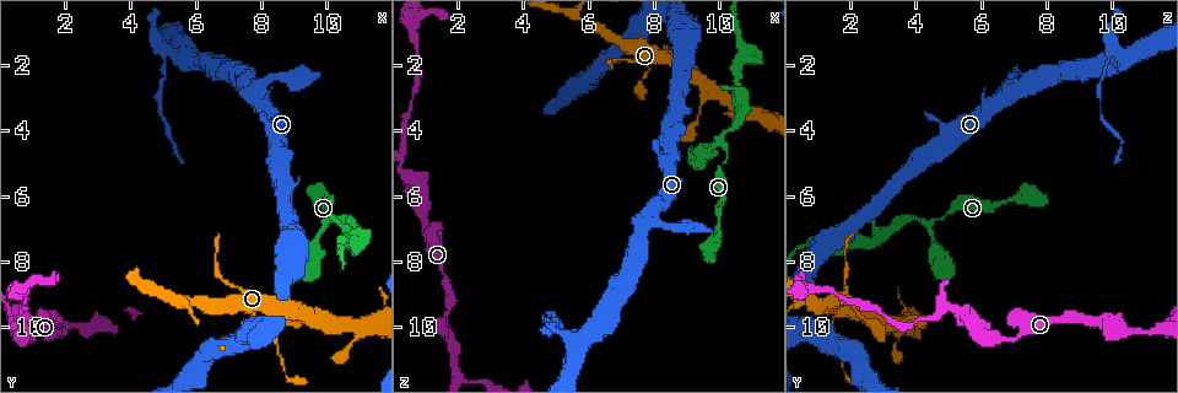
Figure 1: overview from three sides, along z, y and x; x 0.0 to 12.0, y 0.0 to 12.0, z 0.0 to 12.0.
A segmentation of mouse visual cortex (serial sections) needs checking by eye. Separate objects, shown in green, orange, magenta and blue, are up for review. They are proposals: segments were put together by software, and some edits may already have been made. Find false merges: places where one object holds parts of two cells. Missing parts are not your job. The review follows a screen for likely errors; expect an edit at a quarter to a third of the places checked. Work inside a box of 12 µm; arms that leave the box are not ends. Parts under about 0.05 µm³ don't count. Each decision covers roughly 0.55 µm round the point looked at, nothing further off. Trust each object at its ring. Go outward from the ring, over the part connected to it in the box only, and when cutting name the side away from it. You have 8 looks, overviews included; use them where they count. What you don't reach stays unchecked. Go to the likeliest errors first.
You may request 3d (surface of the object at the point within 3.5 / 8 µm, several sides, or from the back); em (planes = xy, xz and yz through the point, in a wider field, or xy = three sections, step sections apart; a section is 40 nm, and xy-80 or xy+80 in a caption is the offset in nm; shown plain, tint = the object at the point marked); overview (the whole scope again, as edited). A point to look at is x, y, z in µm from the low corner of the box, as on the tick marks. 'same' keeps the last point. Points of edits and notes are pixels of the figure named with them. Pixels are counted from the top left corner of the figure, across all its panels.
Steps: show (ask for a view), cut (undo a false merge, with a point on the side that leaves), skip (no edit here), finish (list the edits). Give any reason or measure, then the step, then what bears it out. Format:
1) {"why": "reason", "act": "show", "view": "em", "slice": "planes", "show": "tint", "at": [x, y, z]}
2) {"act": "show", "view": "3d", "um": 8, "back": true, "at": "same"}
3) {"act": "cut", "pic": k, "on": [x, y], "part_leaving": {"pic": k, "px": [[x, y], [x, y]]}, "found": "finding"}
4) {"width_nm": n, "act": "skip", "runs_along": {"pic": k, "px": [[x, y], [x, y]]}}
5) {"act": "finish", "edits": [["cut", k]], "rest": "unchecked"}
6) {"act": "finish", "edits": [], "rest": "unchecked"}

{"why": "abrupt turn", "act": "show", "view": "3d", "um": 8, "at": [11.0, 9.9, 3.5]}

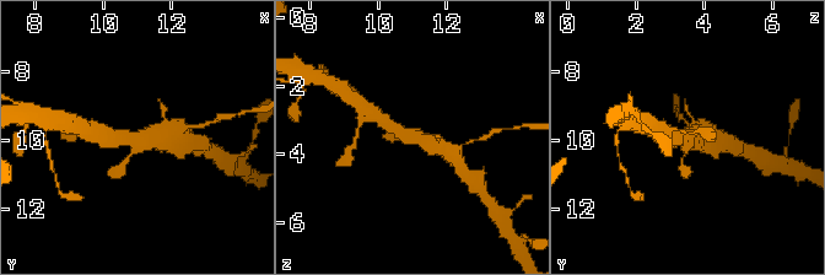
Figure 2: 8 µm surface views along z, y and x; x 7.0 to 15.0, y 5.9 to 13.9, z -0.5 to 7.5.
{"why": "zoom in", "act": "show", "view": "3d", "um": 3.5, "back": true, "at": [11.0, 9.9, 3.5]}

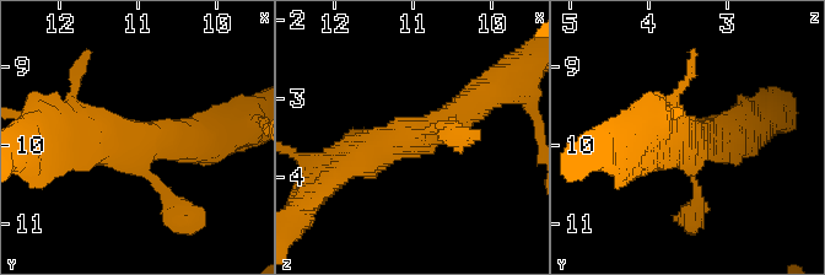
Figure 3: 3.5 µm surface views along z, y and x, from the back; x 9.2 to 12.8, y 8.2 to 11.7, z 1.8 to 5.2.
{"arms": 3, "arm_widths_nm": [150, 450, 600], "act": "show", "view": "em", "slice": "xy", "step": 2, "show": "tint", "at": [11.05, 9.90, 3.50]}

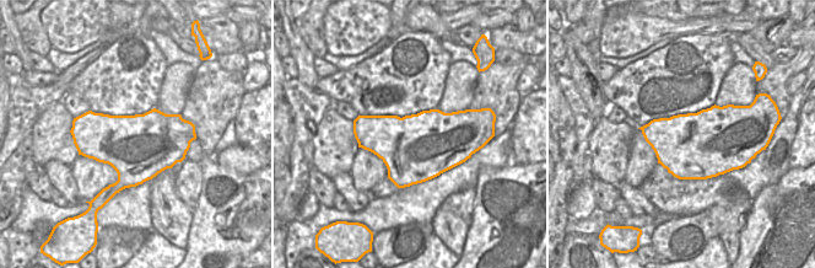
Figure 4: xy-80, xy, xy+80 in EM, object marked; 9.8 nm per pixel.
{"act": "skip", "runs_along": {"pic": 3, "px": [[483, 96], [343, 168]]}, "found": "continuous, no second cell"}

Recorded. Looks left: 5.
{"why": "a fork", "act": "show", "view": "3d", "um": 3.5, "at": [10.0, 6.8, 4.4]}

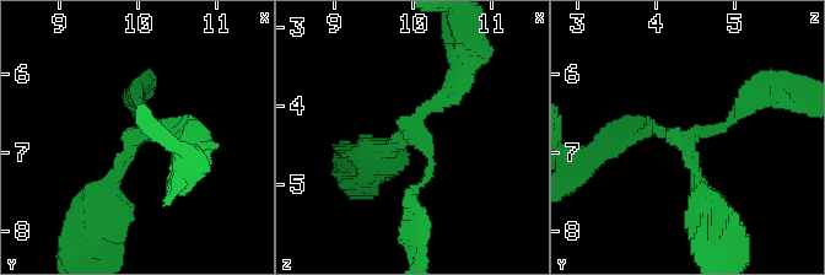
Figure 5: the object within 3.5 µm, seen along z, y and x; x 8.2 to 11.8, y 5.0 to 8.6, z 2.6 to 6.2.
{"arms": 3, "arm_widths_nm": [150, 200, 200], "act": "show", "view": "em", "slice": "planes", "show": "plain", "at": [10.05, 6.75, 4.40]}

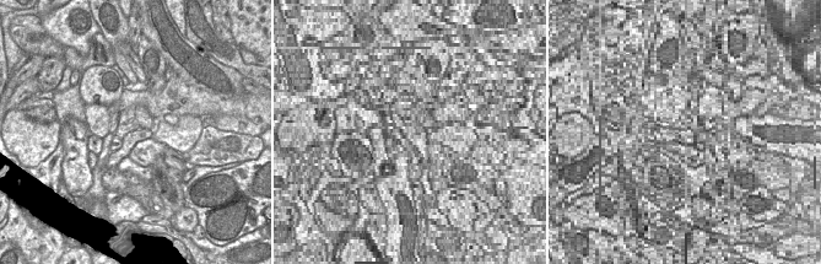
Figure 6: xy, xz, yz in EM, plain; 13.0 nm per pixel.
{"why": "where the object lies", "act": "show", "view": "em", "slice": "planes", "show": "tint", "at": "same"}

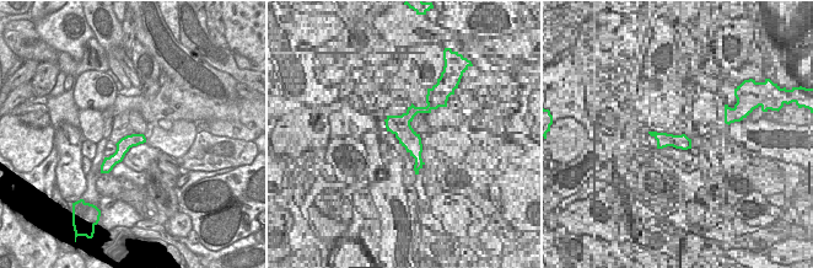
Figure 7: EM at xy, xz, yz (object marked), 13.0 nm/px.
{"width_nm": 180, "act": "skip", "runs_along": {"pic": 5, "px": [[413, 198], [431, 167], [416, 119], [462, 85]]}, "found": "one cell here"}

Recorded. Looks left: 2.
{"why": "thick turns thin", "act": "show", "view": "em", "slice": "xy", "step": 2, "show": "tint", "at": [5.4, 1.7, 10.3]}

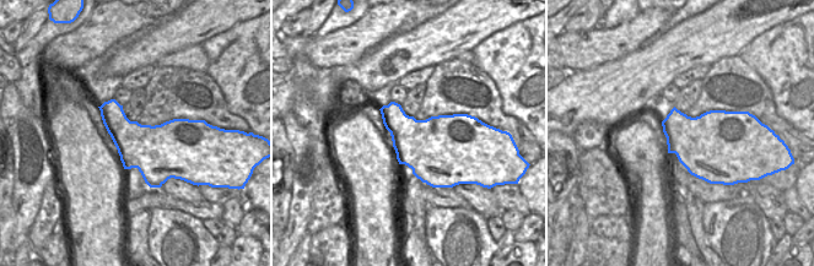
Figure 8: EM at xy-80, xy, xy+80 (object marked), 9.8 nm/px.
{"act": "show", "view": "3d", "um": 3.5, "at": "same"}

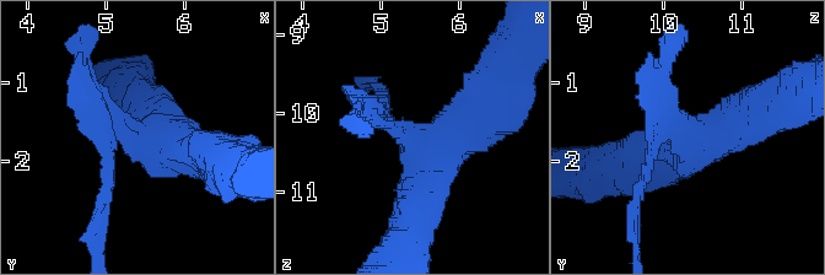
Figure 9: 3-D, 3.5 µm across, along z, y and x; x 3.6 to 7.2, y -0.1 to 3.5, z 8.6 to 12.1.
{"arm_widths_nm": [100, 150, 500, 600], "act": "cut", "pic": 9, "on": [661, 87], "part_leaving": {"pic": 9, "px": [[674, 111], [658, 74], [684, 32]]}, "found": "a second cell is stuck on"}

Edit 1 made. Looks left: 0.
{"act": "finish", "edits": [["cut", 9]], "rest": "unchecked"}

